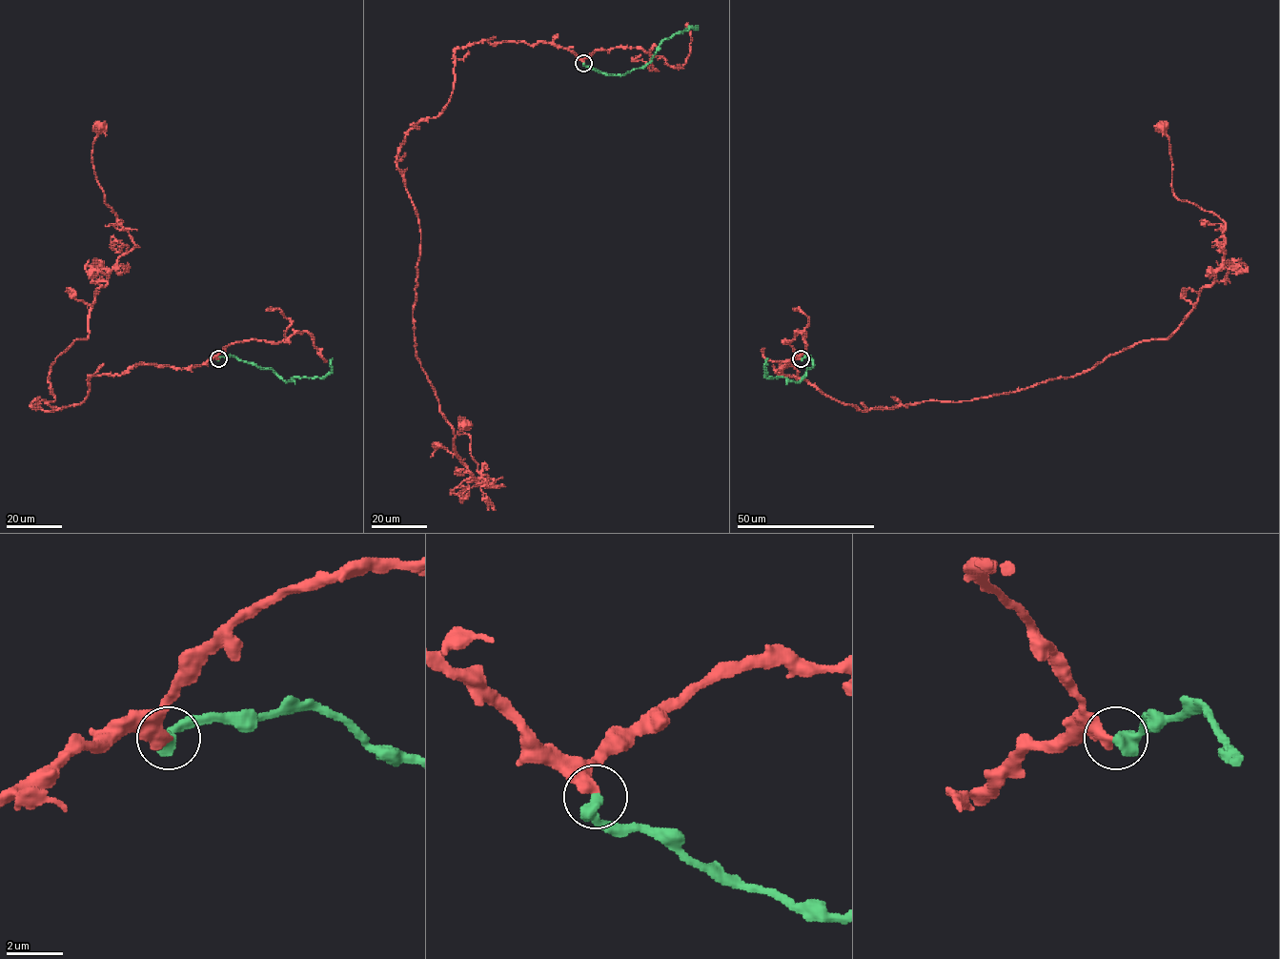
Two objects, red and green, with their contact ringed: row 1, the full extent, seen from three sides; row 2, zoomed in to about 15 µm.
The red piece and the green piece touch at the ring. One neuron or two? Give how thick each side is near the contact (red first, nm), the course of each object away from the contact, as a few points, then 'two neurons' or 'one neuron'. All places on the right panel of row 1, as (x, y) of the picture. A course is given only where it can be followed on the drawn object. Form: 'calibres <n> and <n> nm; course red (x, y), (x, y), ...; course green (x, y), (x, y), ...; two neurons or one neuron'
calibres 480 and 550 nm; course red (801, 358), (779, 375), (868, 411), (1014, 393), (1167, 339), (1214, 280), (1226, 224), (1174, 194), (1161, 127); course green (801, 358), (809, 356), (813, 366), (806, 369), (799, 381), (767, 377), (767, 358); one neuron

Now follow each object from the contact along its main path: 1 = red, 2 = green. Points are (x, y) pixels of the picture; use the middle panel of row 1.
1: (584, 62), (458, 47), (446, 107), (398, 150), (420, 233), (416, 356), (460, 461), (500, 487), (464, 422)
2: (584, 62), (607, 75), (624, 75), (642, 68), (664, 39), (690, 27), (698, 30)

